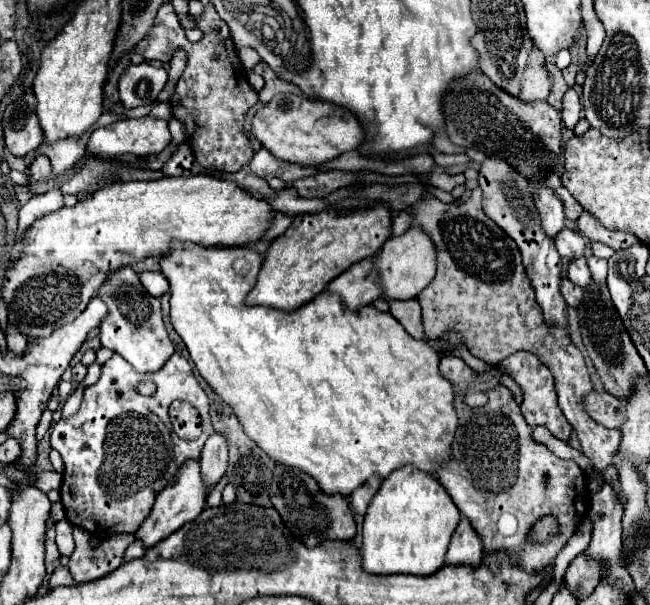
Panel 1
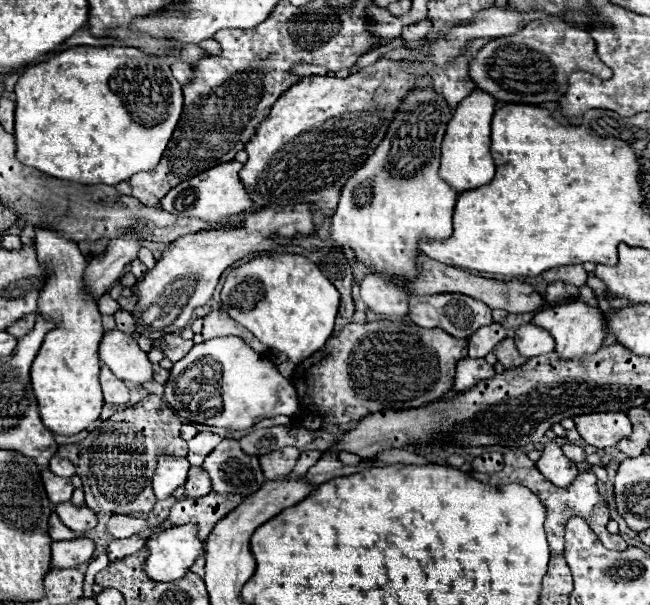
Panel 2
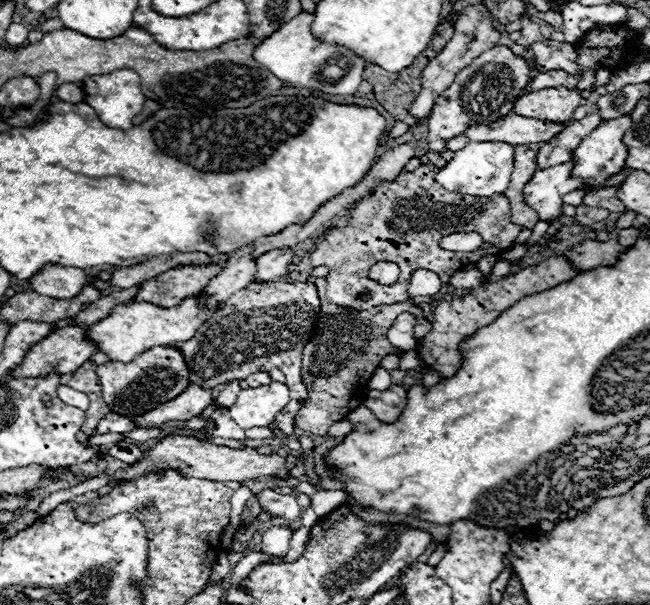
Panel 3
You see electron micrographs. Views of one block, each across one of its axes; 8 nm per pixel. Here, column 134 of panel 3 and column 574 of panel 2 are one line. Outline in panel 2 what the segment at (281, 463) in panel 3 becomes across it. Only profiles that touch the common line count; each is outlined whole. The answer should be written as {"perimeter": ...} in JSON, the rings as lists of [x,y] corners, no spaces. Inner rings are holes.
{"perimeter":[[[548,442],[542,450],[542,458],[536,462],[536,468],[554,484],[560,488],[566,488],[570,482],[574,482],[574,476],[578,476],[578,468],[568,456],[562,452],[560,444]]]}

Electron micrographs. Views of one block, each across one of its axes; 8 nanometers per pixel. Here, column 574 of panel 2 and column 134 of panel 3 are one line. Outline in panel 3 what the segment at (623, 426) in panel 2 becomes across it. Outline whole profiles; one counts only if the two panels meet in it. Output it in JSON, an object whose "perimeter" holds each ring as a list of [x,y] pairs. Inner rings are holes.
{"perimeter":[[[190,382],[190,386],[176,400],[170,400],[168,404],[162,404],[156,410],[152,410],[144,416],[134,416],[130,420],[136,422],[138,428],[160,428],[168,420],[196,418],[212,402],[214,402],[212,390],[200,390],[200,388],[196,388],[196,384]]]}

